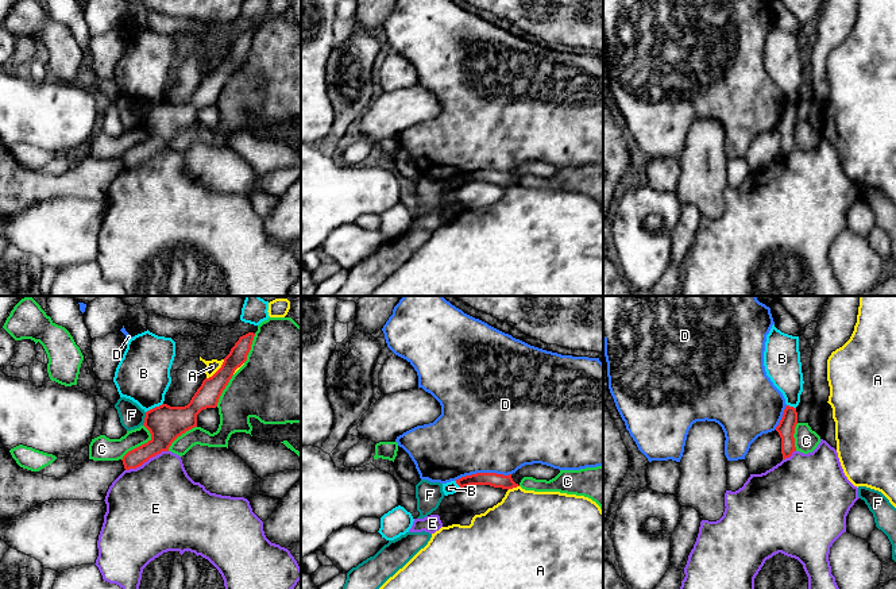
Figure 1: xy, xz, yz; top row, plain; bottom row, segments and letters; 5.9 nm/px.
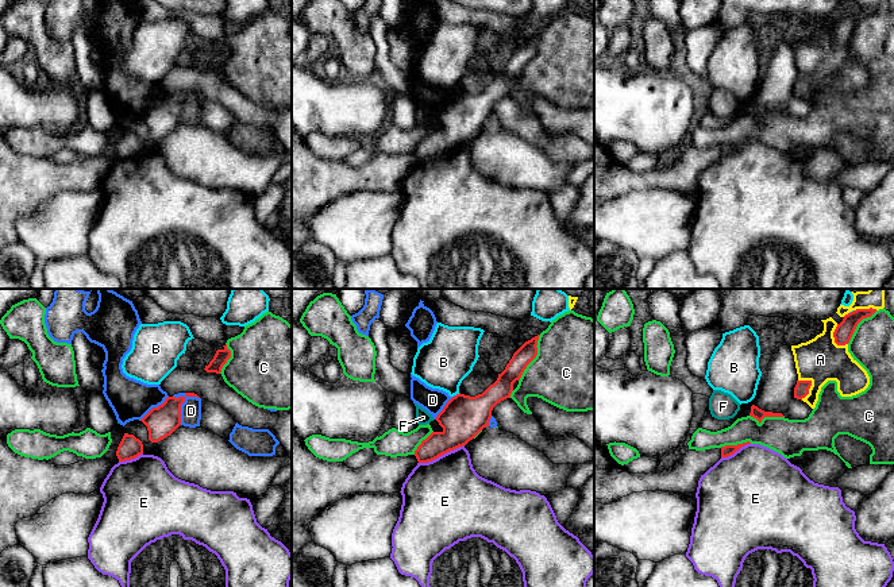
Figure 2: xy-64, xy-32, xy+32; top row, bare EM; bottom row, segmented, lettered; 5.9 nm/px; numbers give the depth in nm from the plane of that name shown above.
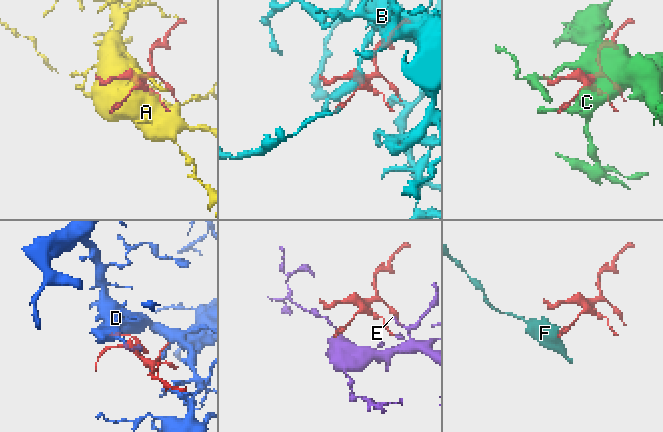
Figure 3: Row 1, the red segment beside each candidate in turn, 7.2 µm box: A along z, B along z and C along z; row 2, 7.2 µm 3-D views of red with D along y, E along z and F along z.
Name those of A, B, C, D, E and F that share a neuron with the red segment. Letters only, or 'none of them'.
none of them

